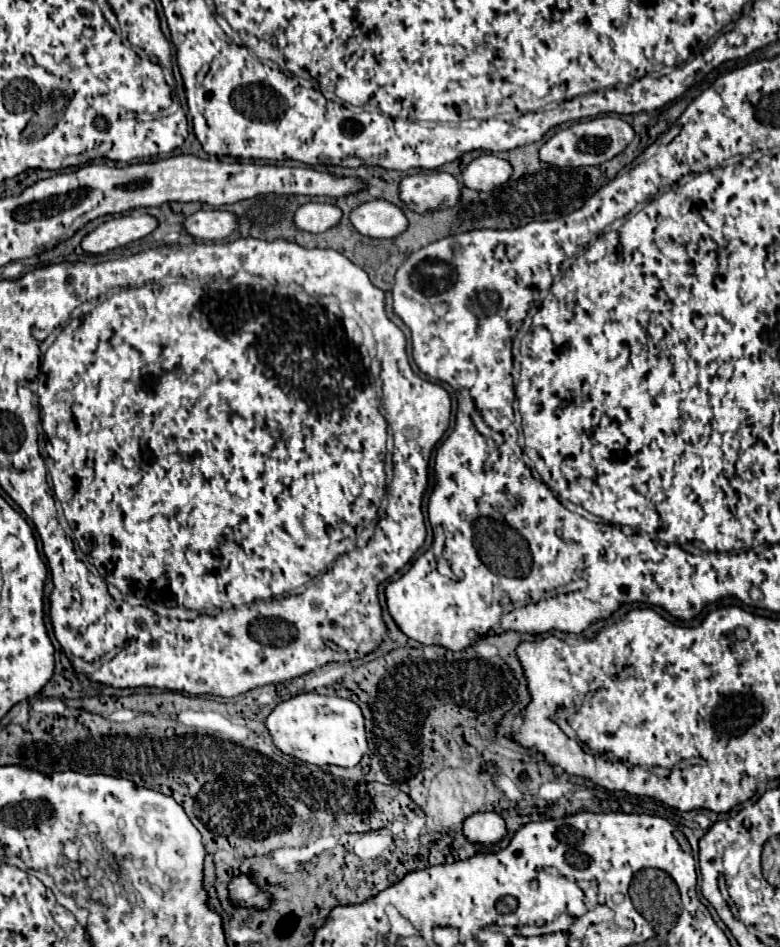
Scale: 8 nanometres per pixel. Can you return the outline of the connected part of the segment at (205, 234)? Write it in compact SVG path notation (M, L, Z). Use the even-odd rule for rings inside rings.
M220 209L198 211L186 219L184 227L192 237L216 241L216 239L228 237L238 229L238 215L230 211L220 211Z

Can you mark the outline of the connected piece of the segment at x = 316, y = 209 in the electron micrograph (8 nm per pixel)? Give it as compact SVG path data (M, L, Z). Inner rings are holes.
M306 203L294 215L296 227L308 233L324 233L330 227L338 225L340 219L342 211L330 203Z

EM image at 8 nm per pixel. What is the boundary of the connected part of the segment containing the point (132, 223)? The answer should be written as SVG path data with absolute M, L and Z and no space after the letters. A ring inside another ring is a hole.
M120 215L104 221L92 233L88 233L82 241L82 249L86 253L106 253L114 247L122 247L130 241L142 239L158 227L156 217L142 215Z

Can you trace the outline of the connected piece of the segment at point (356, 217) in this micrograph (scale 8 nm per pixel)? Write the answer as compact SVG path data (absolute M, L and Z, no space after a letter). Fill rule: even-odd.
M384 199L362 203L352 211L350 219L362 235L374 239L394 239L408 229L404 211Z

